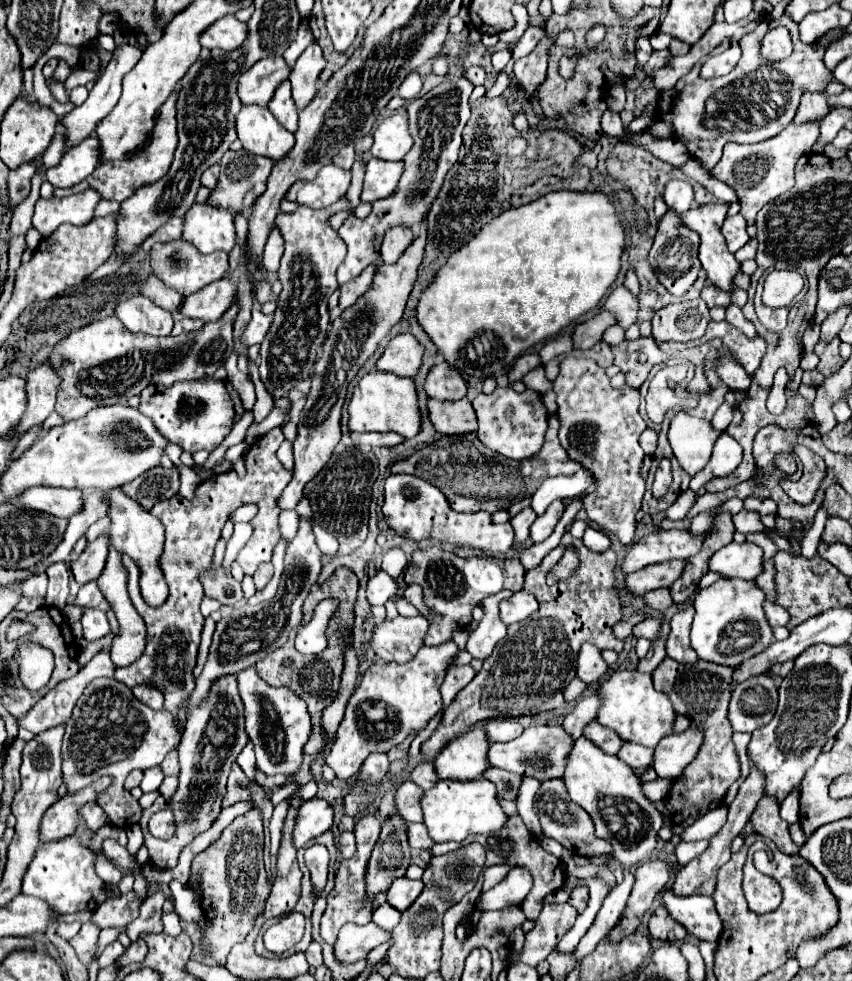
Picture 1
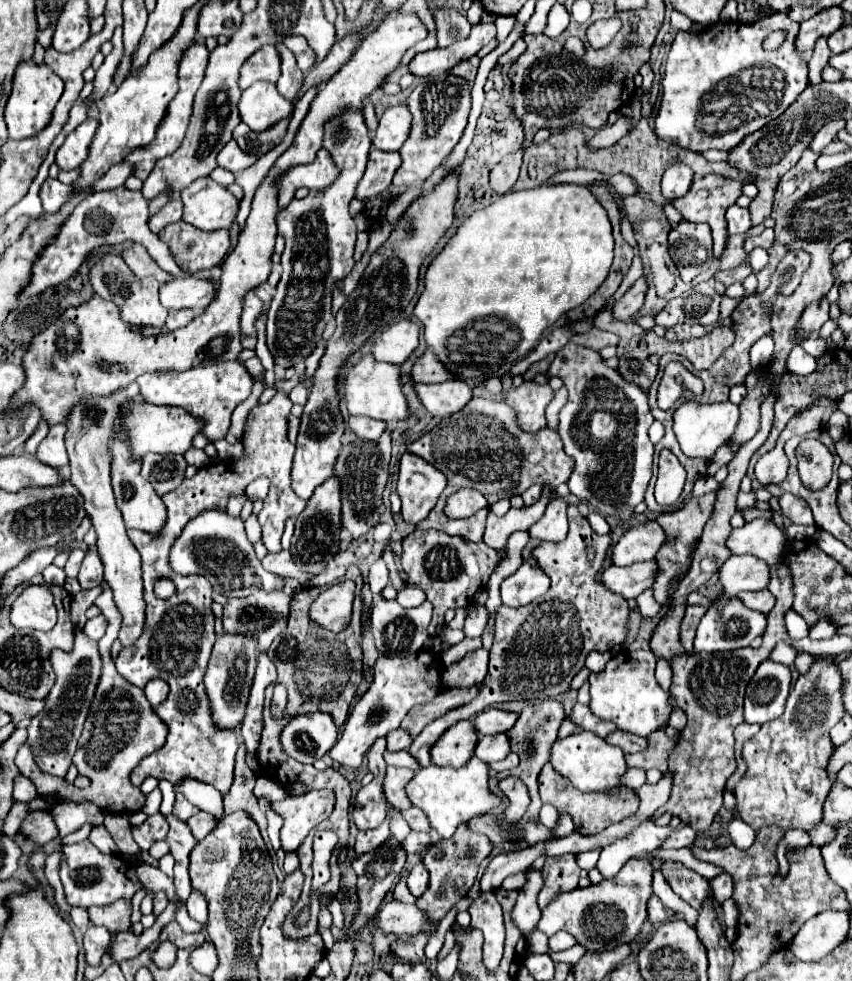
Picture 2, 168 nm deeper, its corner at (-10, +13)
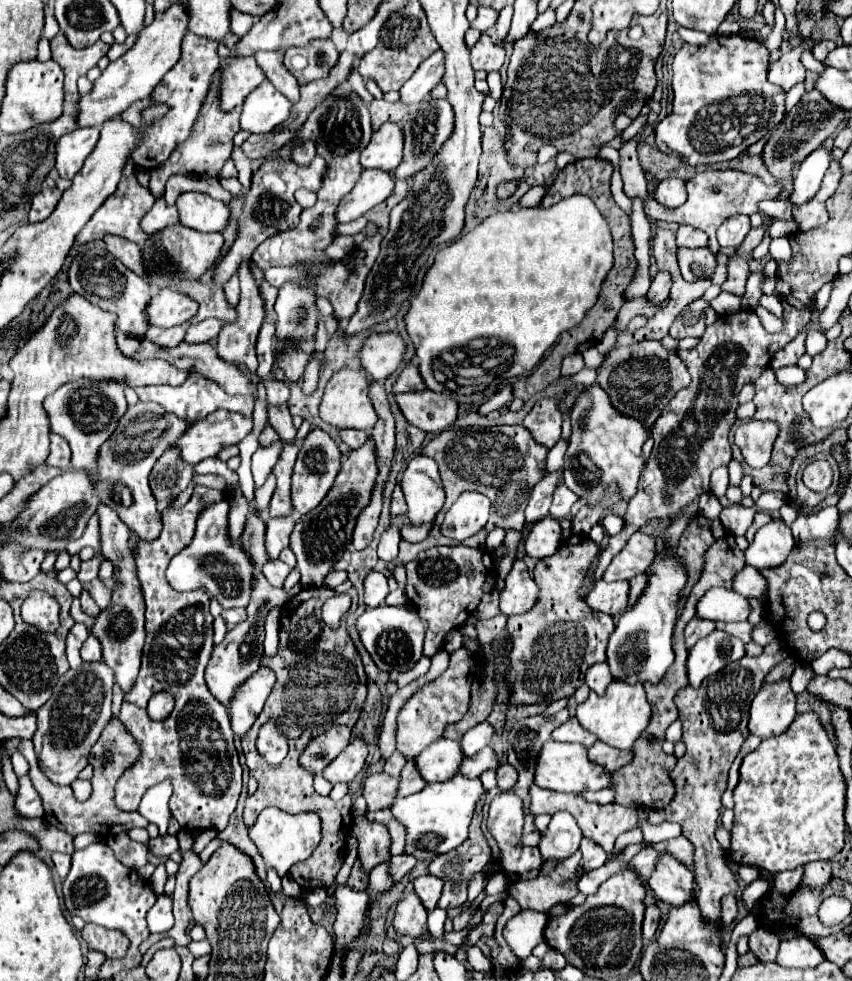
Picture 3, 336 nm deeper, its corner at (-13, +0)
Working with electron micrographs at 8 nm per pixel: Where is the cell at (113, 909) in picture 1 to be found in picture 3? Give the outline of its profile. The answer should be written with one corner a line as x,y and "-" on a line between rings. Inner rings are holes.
85,924
81,936
89,948
103,952
107,958
121,958
129,948
129,938
121,930
107,930
97,924

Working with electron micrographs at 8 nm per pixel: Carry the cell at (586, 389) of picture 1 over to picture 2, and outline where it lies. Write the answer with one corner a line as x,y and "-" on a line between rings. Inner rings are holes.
568,343
556,353
556,359
552,361
548,374
550,377
560,377
568,389
568,403
560,411
558,433
564,441
566,455
574,459
574,471
566,481
570,491
578,499
588,501
600,515
610,515
628,521
634,515
634,507
644,501
644,493
652,477
654,445
648,439
648,429
654,417
650,413
646,393
638,385
622,379
618,371
606,367
596,351
576,343

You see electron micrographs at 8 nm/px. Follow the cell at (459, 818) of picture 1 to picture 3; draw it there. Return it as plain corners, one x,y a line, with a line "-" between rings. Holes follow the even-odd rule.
457,774
447,782
427,784
417,794
397,798
393,802
391,812
407,828
405,852
413,854
417,860
433,860
437,854
445,854
457,848
465,840
475,806
483,794
485,794
485,788
479,778
473,780
463,774

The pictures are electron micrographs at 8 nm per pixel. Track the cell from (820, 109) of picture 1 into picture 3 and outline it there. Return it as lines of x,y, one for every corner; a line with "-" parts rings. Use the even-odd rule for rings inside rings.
821,40
819,44
815,44
815,48
813,48
811,52
813,52
813,56
815,56
819,62
823,62
823,60
825,60
825,56
829,54
829,50
833,50
833,48
835,48
835,42

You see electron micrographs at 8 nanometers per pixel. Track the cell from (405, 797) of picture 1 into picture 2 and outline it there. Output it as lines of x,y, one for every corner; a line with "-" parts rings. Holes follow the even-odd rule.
386,767
386,777
384,777
384,797
386,801
396,807
396,809
408,809
412,803
406,797
404,785
414,777
414,771
410,769
398,769
398,767

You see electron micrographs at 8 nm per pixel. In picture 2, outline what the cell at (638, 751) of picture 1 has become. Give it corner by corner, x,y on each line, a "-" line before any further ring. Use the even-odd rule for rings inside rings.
614,731
610,735
606,735
606,743
610,745
618,745
624,753
638,753
642,749
646,749
646,739
626,733
626,731

